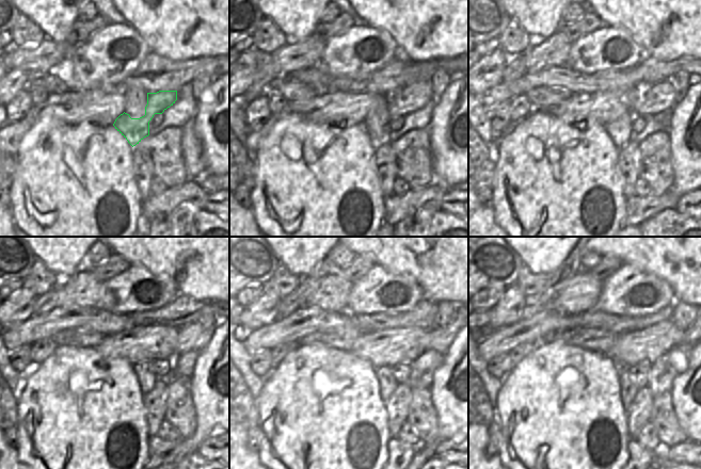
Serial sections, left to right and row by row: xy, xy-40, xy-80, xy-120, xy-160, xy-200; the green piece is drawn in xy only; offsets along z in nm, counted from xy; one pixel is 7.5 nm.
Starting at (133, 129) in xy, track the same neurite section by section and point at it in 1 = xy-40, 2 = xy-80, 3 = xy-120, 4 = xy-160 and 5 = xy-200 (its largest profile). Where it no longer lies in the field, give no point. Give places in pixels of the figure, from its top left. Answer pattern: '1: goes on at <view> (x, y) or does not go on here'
1: goes on at xy-40 (402, 101)
2: goes on at xy-80 (646, 99)
3: goes on at xy-120 (191, 337)
4: goes on at xy-160 (437, 339)
5: goes on at xy-200 (685, 342)

